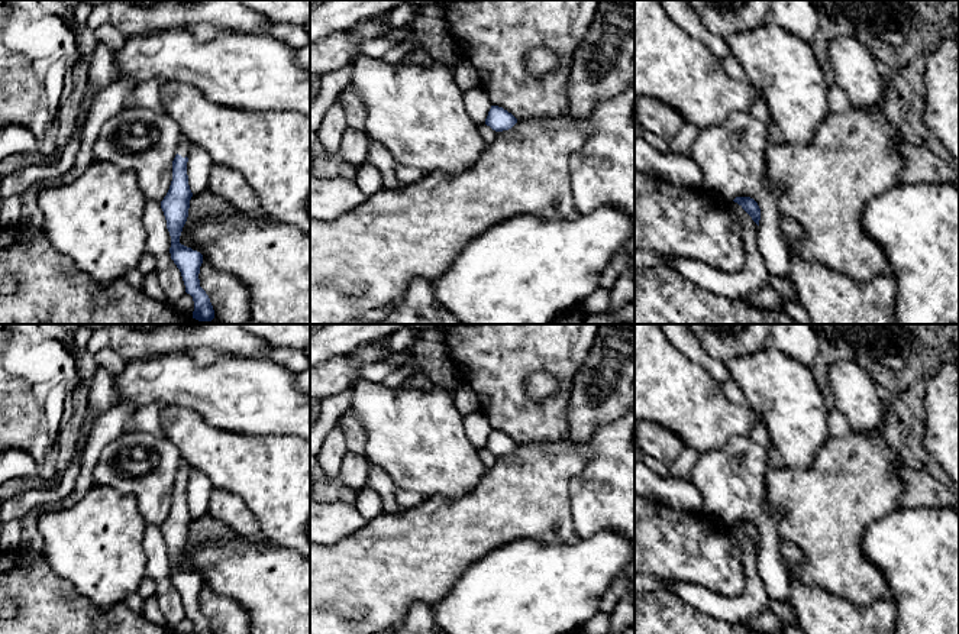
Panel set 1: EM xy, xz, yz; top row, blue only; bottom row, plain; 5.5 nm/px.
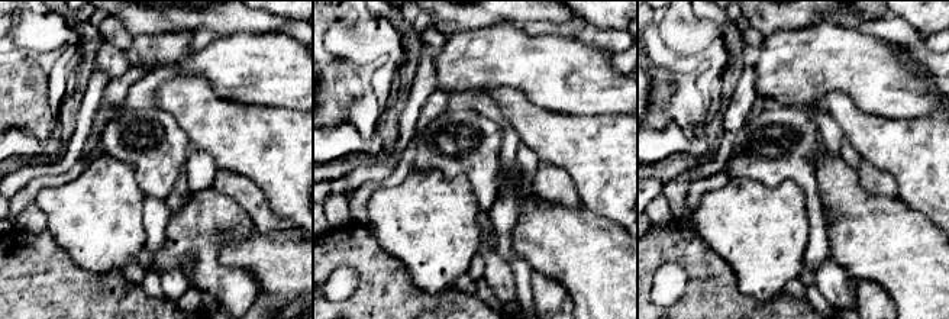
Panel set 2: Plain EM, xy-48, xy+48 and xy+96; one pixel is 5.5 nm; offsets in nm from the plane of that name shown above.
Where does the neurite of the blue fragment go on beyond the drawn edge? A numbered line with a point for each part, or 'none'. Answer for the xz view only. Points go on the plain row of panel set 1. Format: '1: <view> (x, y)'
none

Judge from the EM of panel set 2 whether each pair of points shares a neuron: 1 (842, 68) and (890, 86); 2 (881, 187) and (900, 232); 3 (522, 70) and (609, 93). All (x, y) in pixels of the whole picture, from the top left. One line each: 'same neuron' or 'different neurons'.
1: same neuron
2: different neurons
3: same neuron

